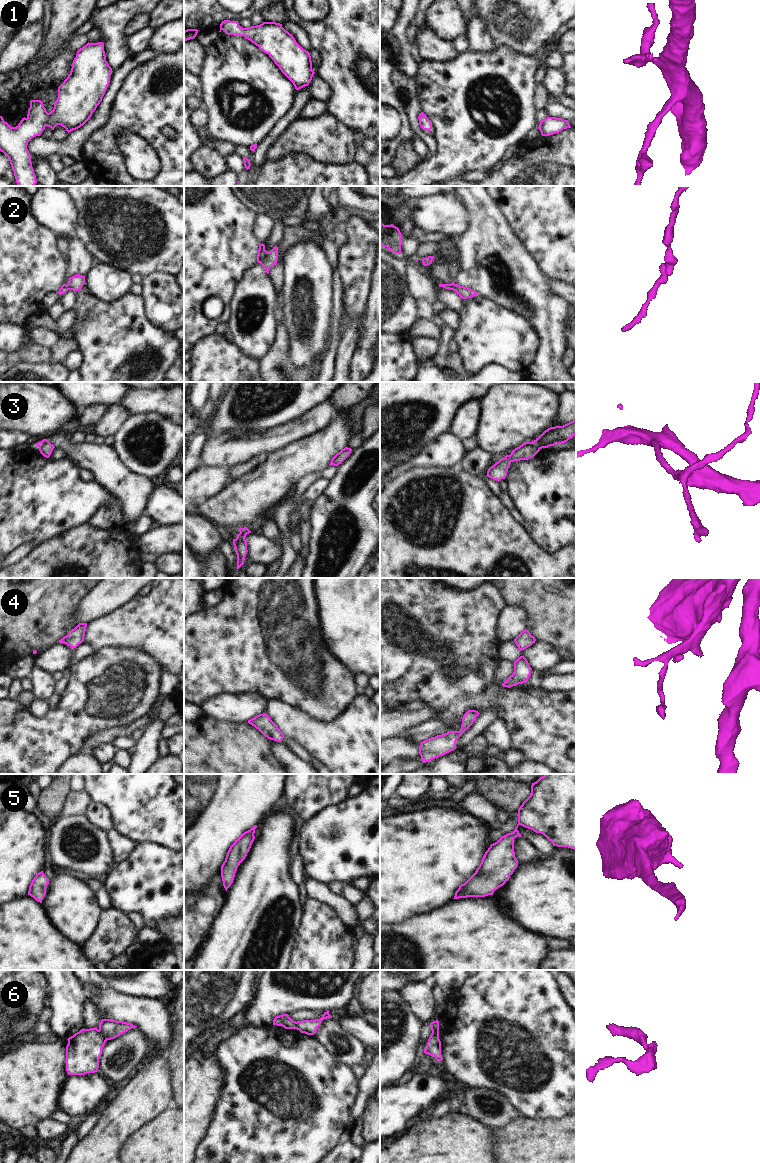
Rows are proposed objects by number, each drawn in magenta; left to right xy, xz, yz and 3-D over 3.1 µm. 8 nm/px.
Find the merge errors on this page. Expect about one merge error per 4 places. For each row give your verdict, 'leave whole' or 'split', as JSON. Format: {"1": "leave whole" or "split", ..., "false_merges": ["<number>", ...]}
{"1": "leave whole", "2": "leave whole", "3": "leave whole", "4": "leave whole", "5": "leave whole", "6": "split", "false_merges": ["6"]}

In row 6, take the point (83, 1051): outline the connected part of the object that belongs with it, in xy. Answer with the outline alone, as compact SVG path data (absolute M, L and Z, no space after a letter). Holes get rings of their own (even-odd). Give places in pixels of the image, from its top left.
M83 1028L67 1040L66 1071L68 1075L98 1072L99 1059L107 1041L99 1030Z

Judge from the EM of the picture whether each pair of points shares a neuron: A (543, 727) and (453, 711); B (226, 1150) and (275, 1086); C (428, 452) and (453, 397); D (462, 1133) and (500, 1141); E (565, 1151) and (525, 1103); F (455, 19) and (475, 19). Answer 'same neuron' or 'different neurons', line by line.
A: same neuron
B: same neuron
C: different neurons
D: different neurons
E: different neurons
F: different neurons

